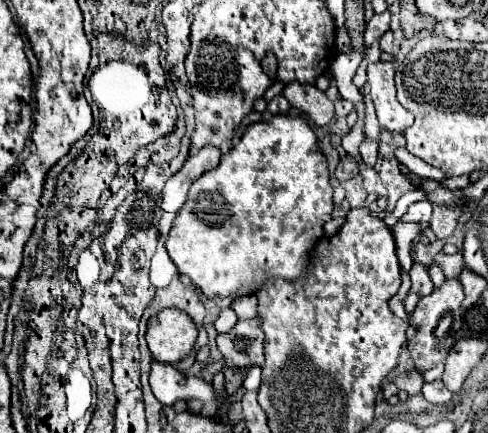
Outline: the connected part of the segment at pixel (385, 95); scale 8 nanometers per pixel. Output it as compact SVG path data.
M375 62L367 68L369 96L375 104L381 128L389 132L405 132L413 124L413 114L405 110L395 96L395 62Z

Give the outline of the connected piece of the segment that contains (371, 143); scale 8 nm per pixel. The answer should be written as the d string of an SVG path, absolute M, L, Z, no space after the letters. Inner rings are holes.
M365 140L359 146L359 152L361 152L361 160L373 168L377 162L377 156L379 156L379 144L375 140Z

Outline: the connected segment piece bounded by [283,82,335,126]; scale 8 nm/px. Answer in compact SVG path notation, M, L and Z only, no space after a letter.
M289 82L283 90L285 98L289 100L289 104L297 110L301 110L303 114L307 114L317 126L327 126L335 112L333 112L333 104L331 100L325 96L325 92L321 92L317 86L313 84L297 84L297 82Z

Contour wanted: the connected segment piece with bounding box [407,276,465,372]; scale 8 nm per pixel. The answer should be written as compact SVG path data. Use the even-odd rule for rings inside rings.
M455 276L455 278L445 278L445 282L437 288L437 292L431 292L429 296L425 296L425 298L419 300L419 304L417 304L415 312L413 312L413 318L411 318L411 326L413 326L415 332L411 332L411 328L407 330L407 346L409 346L409 350L411 350L411 358L413 358L415 366L419 368L419 372L425 372L425 370L433 368L433 366L439 362L439 352L441 352L439 348L449 350L453 334L461 328L461 320L463 320L463 316L461 316L461 302L463 302L463 296L465 296L465 294L463 294L461 282L459 282L459 278ZM447 314L453 316L453 324L451 324L447 336L445 336L443 340L439 340L439 338L435 336L435 330L437 330L439 320L441 320L443 316L447 316Z

